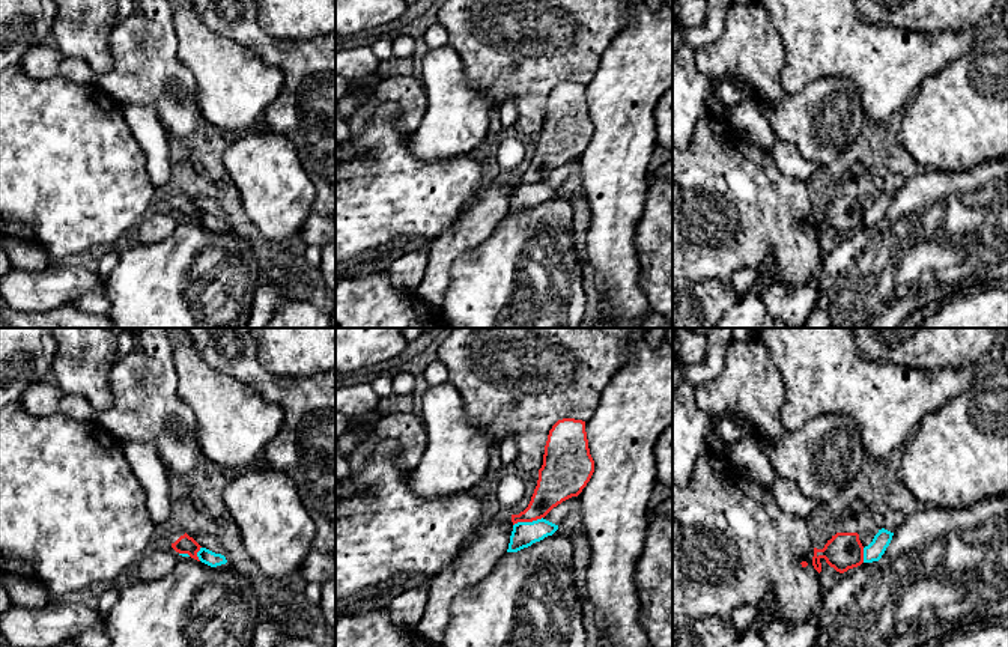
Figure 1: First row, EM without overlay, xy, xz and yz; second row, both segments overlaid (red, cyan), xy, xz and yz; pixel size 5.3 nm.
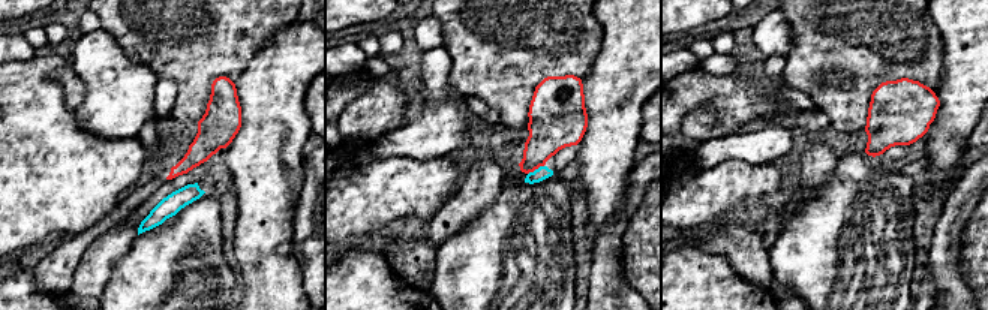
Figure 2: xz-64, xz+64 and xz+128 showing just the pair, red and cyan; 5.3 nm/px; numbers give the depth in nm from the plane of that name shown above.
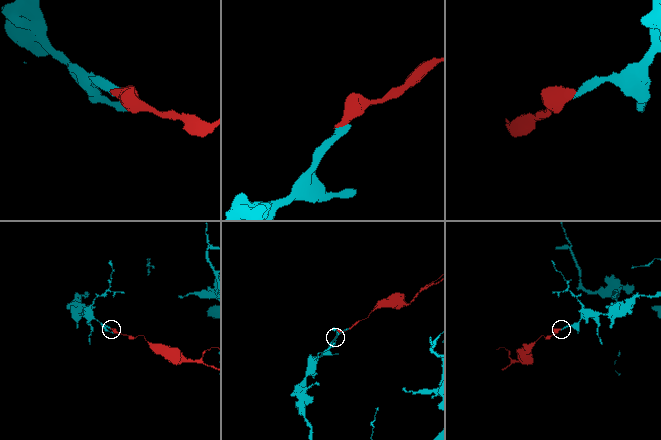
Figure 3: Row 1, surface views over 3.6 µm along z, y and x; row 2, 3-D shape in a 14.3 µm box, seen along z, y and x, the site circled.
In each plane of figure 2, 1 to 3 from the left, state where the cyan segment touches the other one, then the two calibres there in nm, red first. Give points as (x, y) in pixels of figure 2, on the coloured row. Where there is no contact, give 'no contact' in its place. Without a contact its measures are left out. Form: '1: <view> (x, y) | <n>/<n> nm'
1: no contact
2: xz+64 (535, 168) | 260/70 nm
3: no contact

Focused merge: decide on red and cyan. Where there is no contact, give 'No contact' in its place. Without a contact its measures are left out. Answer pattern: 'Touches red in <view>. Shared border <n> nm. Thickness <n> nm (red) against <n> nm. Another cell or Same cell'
Touches red in xz. Shared border 170 nm. Thickness 190 nm (red) against 140 nm. Another cell

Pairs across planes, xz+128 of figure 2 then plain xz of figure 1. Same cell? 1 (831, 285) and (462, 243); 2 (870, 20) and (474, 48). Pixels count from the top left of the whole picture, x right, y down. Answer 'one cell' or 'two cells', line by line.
1: two cells
2: one cell

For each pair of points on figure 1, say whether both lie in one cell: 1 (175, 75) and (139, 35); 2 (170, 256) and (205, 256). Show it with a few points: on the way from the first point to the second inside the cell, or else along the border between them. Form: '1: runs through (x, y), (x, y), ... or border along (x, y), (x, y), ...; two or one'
1: runs through (164, 65), (145, 45); one
2: runs through (179, 259), (196, 259); one

